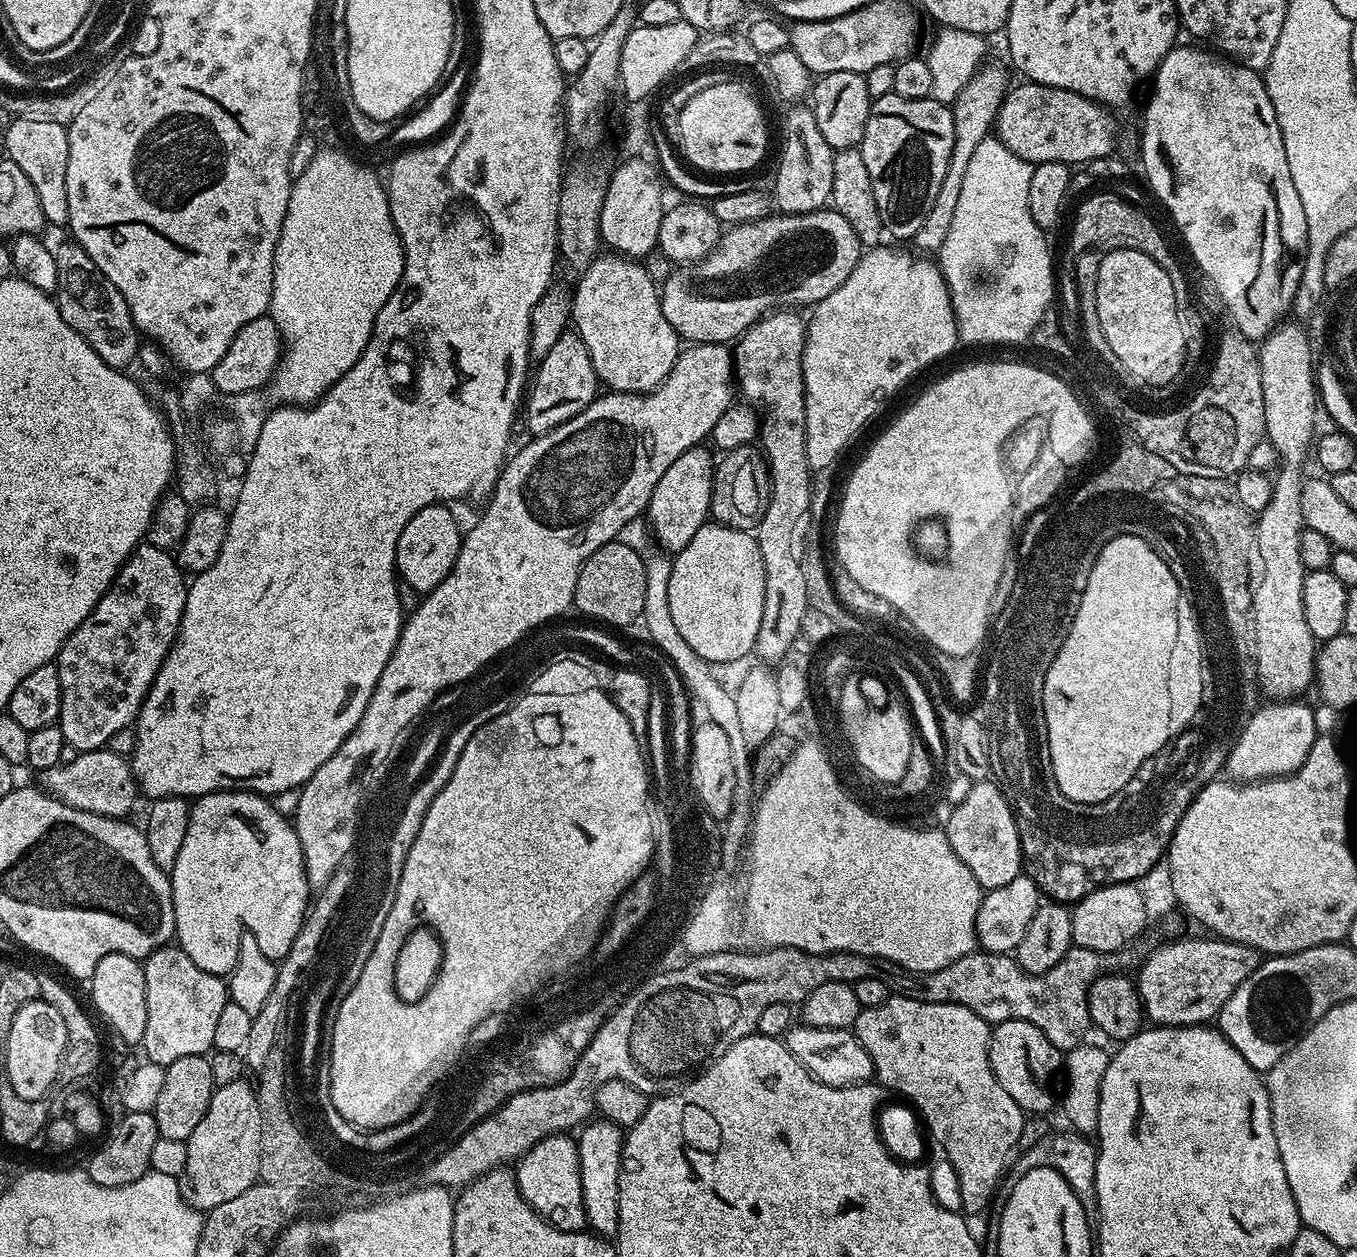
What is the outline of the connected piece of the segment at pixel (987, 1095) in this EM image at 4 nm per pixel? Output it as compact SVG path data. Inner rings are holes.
M889 995L882 1006L861 1008L854 1025L854 1035L858 1043L870 1054L870 1062L875 1079L888 1089L896 1092L918 1113L923 1127L932 1131L934 1139L940 1143L942 1156L954 1166L961 1191L961 1206L965 1213L983 1213L997 1195L1006 1165L1013 1155L1012 1147L1024 1132L1026 1113L1002 1090L998 1078L990 1070L988 1043L992 1037L990 1025L974 1010L957 1004L938 1002L918 1002L914 998Z

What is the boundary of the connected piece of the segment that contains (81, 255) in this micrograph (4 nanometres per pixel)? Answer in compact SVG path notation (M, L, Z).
M67 243L55 245L54 248L58 266L54 299L58 310L65 322L78 334L82 334L86 342L90 342L90 350L94 350L94 354L98 354L106 366L127 369L127 364L137 359L142 336L136 331L136 323L126 306L126 298L122 298L118 286L114 286L114 282L110 282L110 278L106 278L98 266L94 266L90 254L86 254L80 244Z

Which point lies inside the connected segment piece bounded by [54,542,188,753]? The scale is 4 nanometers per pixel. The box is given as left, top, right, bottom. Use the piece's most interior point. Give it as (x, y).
(106, 667)

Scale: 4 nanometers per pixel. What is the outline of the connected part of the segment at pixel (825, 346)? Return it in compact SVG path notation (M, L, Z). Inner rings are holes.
M877 246L865 251L860 260L854 266L850 278L834 290L826 298L822 298L811 309L812 317L806 320L806 331L804 334L804 353L802 354L802 378L804 379L804 409L806 410L806 458L808 466L813 470L831 469L832 463L840 456L840 451L859 434L864 428L864 423L879 410L884 404L887 396L892 396L915 372L923 370L927 364L940 360L952 352L952 347L957 347L958 337L956 335L956 315L952 312L952 299L948 296L948 288L944 284L944 276L939 267L928 260L919 260L908 252L899 252L896 248L884 248Z

